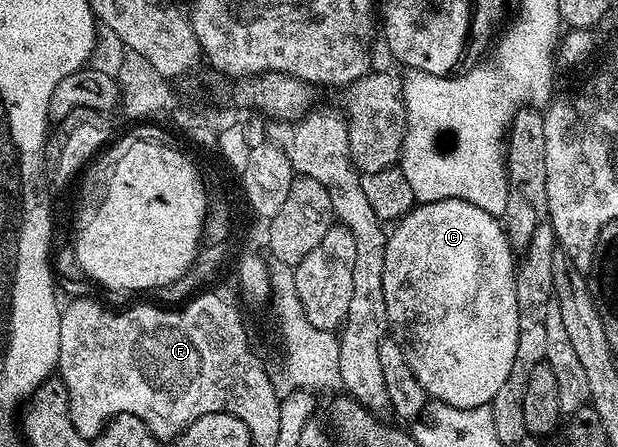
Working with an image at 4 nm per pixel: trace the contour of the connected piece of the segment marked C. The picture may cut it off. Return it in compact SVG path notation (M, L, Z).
M457 198L438 200L428 204L419 204L411 209L402 220L390 229L387 245L385 246L385 270L383 271L383 301L387 311L387 319L392 325L404 324L407 327L407 344L402 350L407 356L409 370L421 382L432 401L439 401L451 407L473 408L490 405L491 399L501 390L505 378L509 378L509 370L513 370L513 358L517 354L517 290L515 289L515 270L517 256L510 242L507 241L507 230L503 227L500 217L481 210L481 206L473 206L473 202L465 202Z

